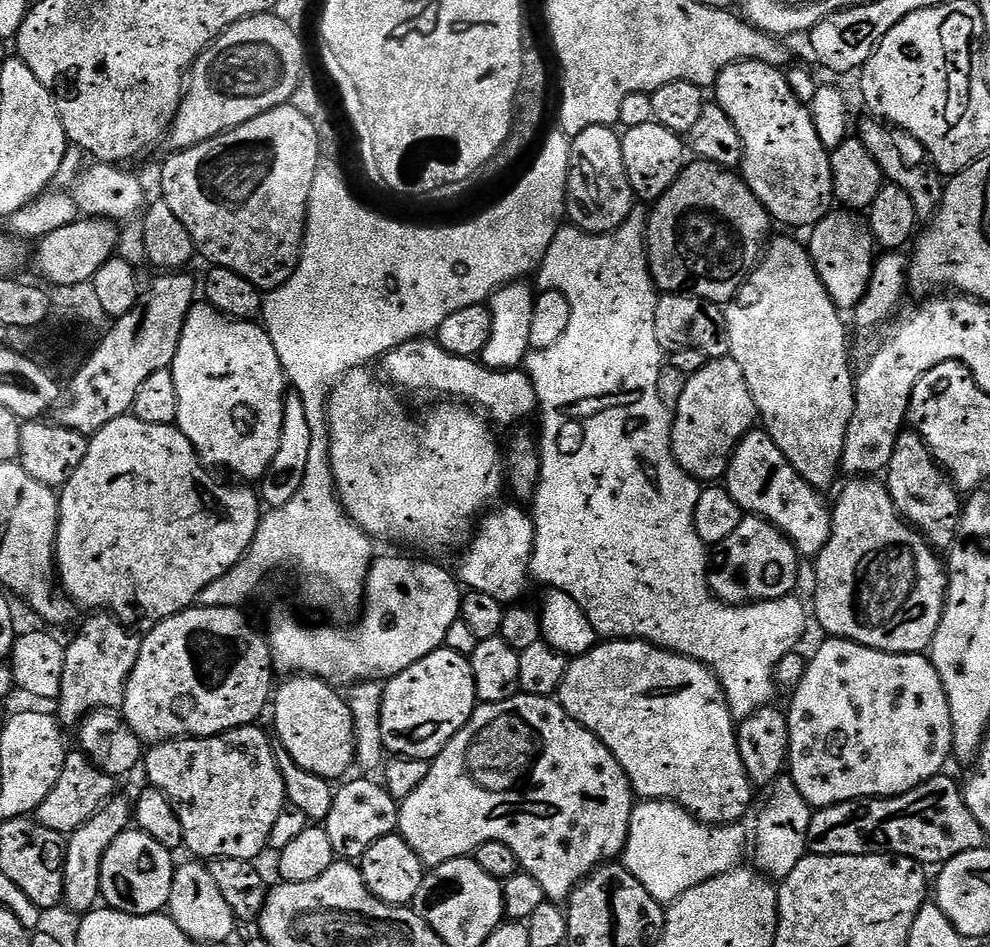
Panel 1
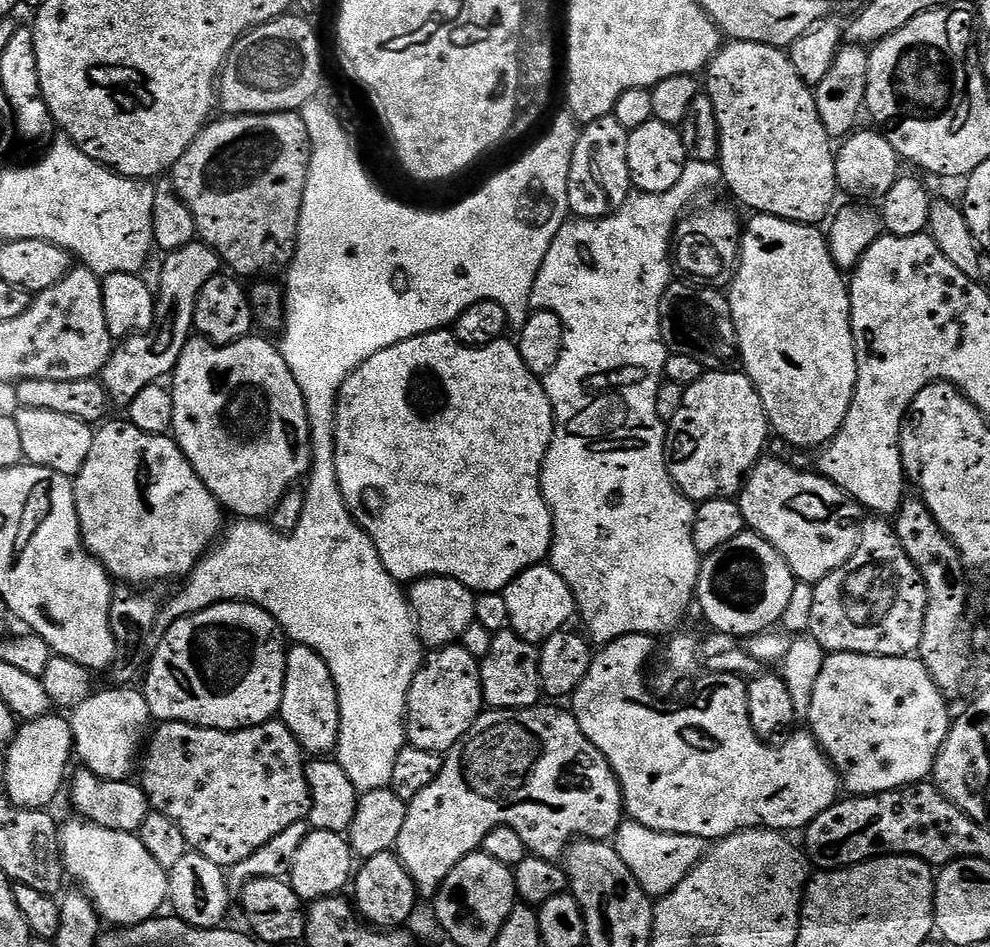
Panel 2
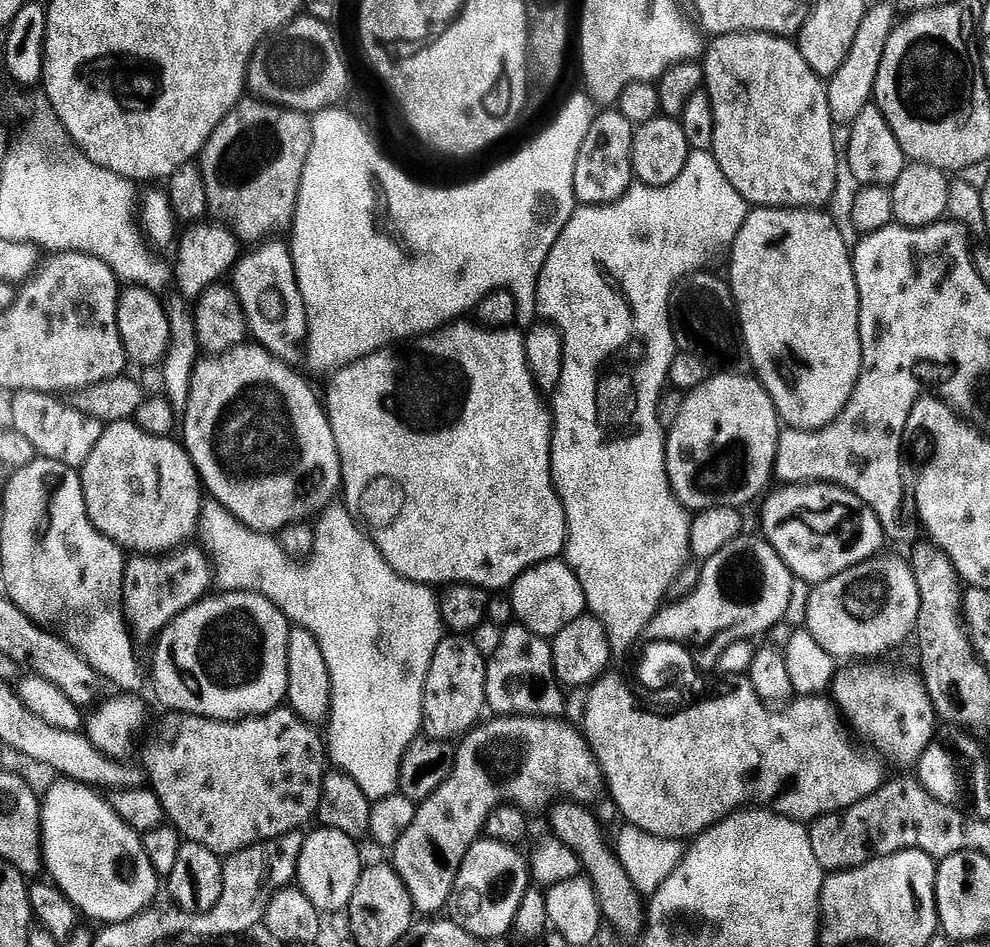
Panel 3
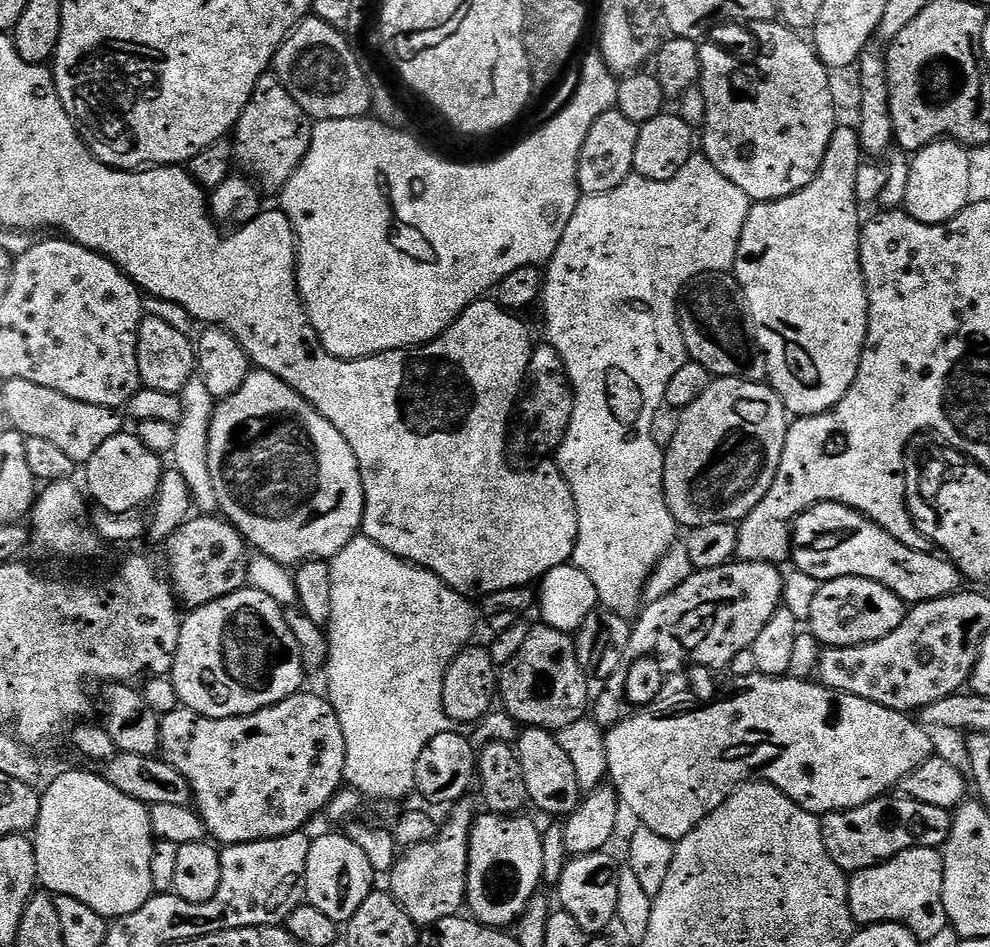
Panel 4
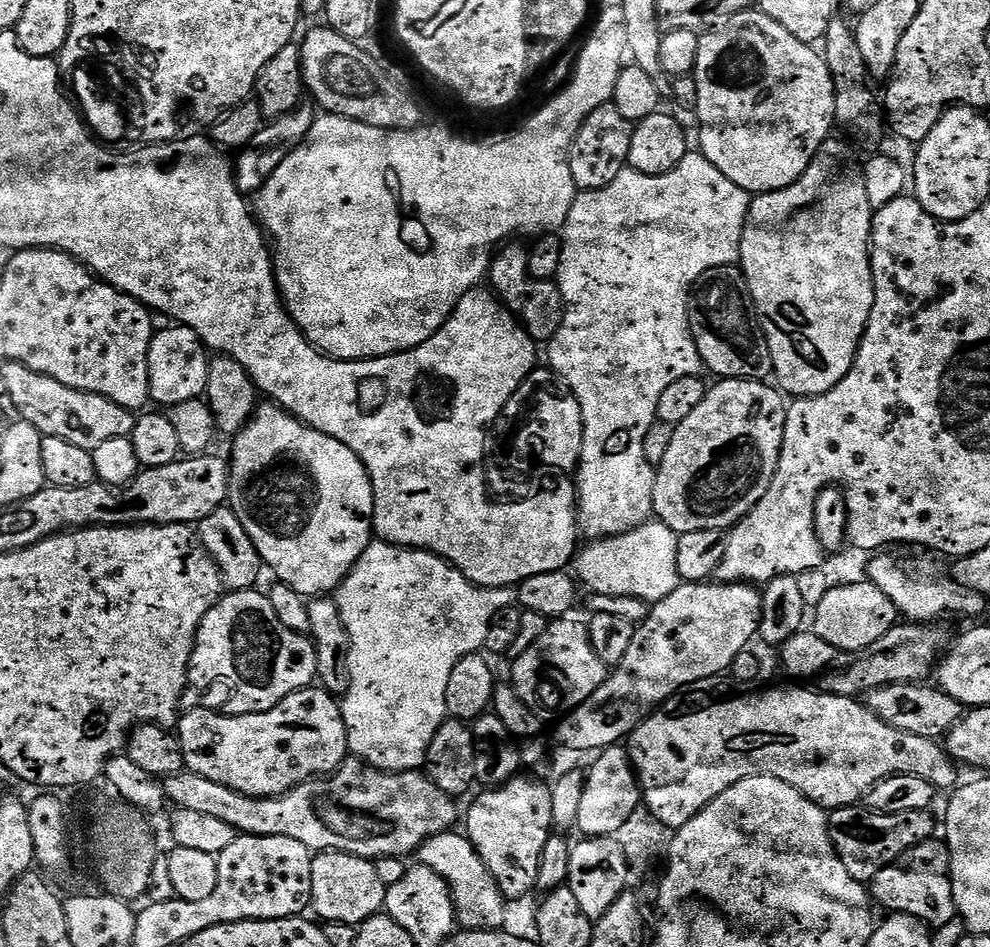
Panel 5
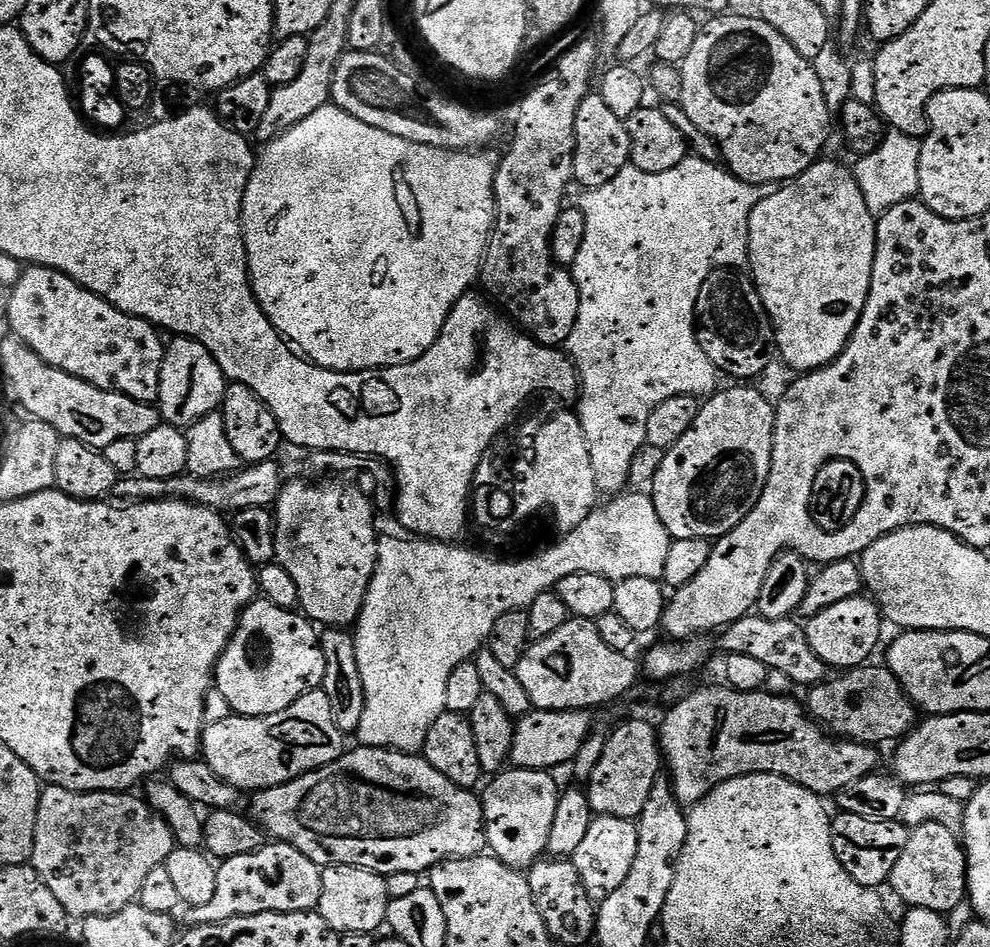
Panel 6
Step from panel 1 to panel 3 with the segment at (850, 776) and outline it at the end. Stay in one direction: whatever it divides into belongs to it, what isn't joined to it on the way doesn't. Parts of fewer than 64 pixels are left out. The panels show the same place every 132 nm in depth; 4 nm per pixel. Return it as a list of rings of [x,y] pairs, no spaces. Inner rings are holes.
[[[853,668],[856,668],[853,672],[837,671],[830,687],[830,696],[837,709],[857,733],[860,731],[866,739],[877,744],[894,759],[919,761],[921,754],[938,736],[938,717],[928,689],[917,677],[916,680],[912,676],[896,678],[874,668]]]

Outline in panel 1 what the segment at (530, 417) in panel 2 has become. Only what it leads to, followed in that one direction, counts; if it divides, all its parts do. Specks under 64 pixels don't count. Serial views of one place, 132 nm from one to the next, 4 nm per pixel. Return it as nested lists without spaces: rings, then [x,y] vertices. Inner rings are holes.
[[[432,338],[411,340],[398,346],[393,352],[383,357],[383,364],[384,372],[389,376],[387,379],[397,389],[425,388],[426,391],[433,392],[436,396],[444,396],[440,398],[465,396],[466,399],[473,400],[473,402],[468,402],[475,405],[481,413],[490,417],[493,425],[516,424],[519,420],[526,419],[531,412],[533,415],[538,408],[536,391],[527,372],[490,369],[475,359],[466,356],[452,356],[444,352],[442,346]],[[499,508],[479,521],[471,537],[472,545],[460,560],[458,576],[465,589],[490,594],[490,598],[498,598],[501,604],[508,606],[519,601],[516,599],[530,584],[530,561],[536,526],[533,517],[525,509],[524,513],[520,508]]]

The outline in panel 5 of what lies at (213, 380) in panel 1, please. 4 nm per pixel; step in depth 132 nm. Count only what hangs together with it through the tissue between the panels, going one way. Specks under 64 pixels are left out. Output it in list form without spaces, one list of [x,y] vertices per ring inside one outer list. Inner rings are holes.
[[[264,402],[252,413],[252,419],[248,425],[234,437],[231,441],[232,456],[230,455],[230,475],[228,477],[228,504],[238,514],[238,522],[246,526],[246,534],[254,542],[258,550],[261,561],[270,571],[276,575],[275,579],[279,583],[290,586],[290,590],[298,590],[298,594],[305,598],[315,598],[317,596],[327,596],[335,593],[339,589],[340,583],[350,574],[350,570],[362,558],[366,546],[372,543],[374,533],[372,530],[372,517],[376,515],[376,495],[372,489],[372,479],[366,470],[366,466],[361,462],[360,456],[350,450],[338,438],[330,438],[330,434],[322,434],[318,430],[311,428],[309,424],[304,424],[297,416],[291,416],[285,408],[279,404]]]

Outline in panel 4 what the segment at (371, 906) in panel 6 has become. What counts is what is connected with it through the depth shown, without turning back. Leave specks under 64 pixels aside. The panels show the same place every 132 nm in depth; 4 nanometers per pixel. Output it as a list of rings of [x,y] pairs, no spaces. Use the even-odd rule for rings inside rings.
[[[332,832],[329,836],[315,837],[306,858],[306,870],[304,871],[303,895],[307,903],[312,904],[326,918],[337,922],[347,922],[352,915],[362,906],[370,891],[368,883],[374,879],[374,873],[366,854],[362,854],[359,846],[347,834],[340,836]]]

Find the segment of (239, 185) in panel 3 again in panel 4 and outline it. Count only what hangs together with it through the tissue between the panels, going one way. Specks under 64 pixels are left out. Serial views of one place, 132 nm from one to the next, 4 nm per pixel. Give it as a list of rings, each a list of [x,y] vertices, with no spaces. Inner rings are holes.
[[[266,74],[258,82],[246,110],[240,115],[240,120],[234,129],[234,160],[237,165],[240,164],[245,173],[261,189],[276,188],[283,190],[290,182],[290,178],[300,168],[300,164],[306,158],[310,150],[312,141],[313,121],[304,113],[302,106],[290,98],[290,90],[286,90],[280,85],[280,79],[274,74]]]

